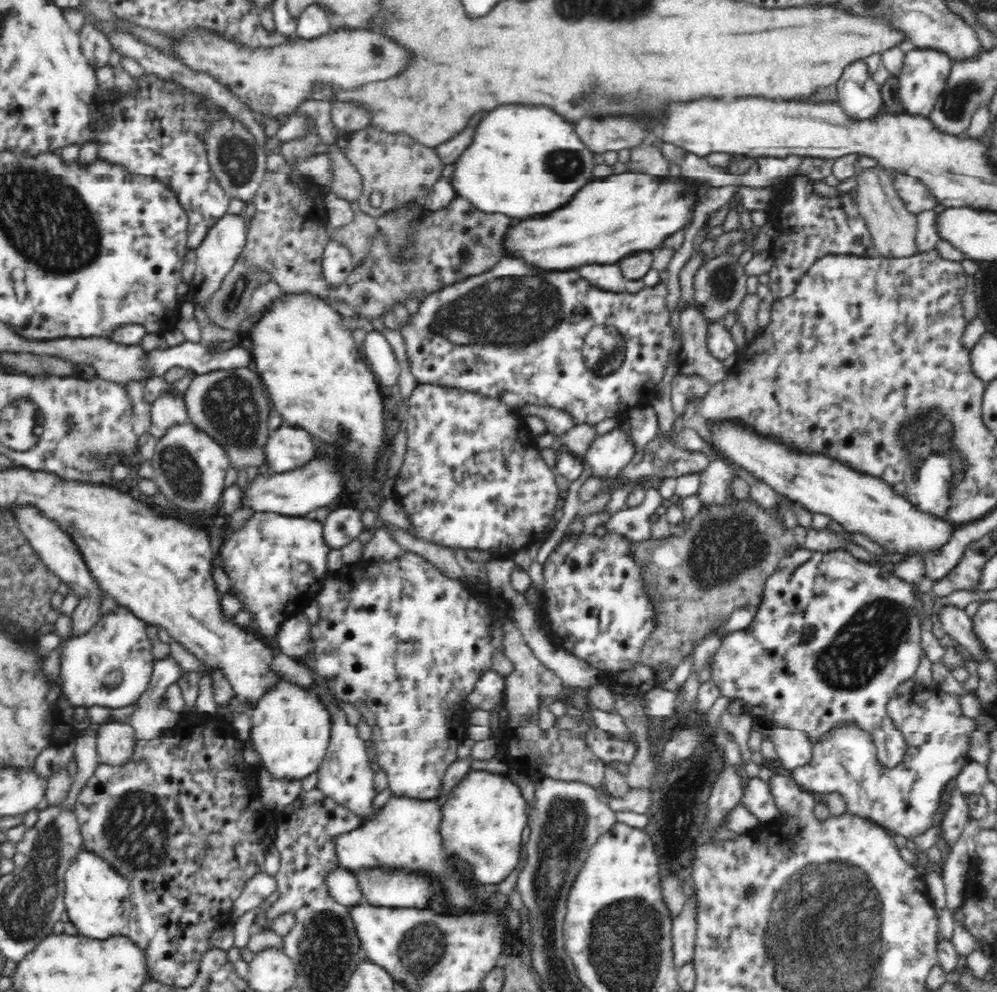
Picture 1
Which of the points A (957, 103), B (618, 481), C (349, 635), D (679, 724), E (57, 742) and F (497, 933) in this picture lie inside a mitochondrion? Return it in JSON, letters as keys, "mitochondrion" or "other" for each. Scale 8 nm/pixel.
{"A":"mitochondrion","B":"other","C":"other","D":"other","E":"other","F":"other"}

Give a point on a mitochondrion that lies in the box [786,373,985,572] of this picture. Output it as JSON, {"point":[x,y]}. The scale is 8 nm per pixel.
{"point":[932,438]}

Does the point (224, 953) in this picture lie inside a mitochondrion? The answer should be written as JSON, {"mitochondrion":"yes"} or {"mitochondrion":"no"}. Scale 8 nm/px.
{"mitochondrion":"no"}

